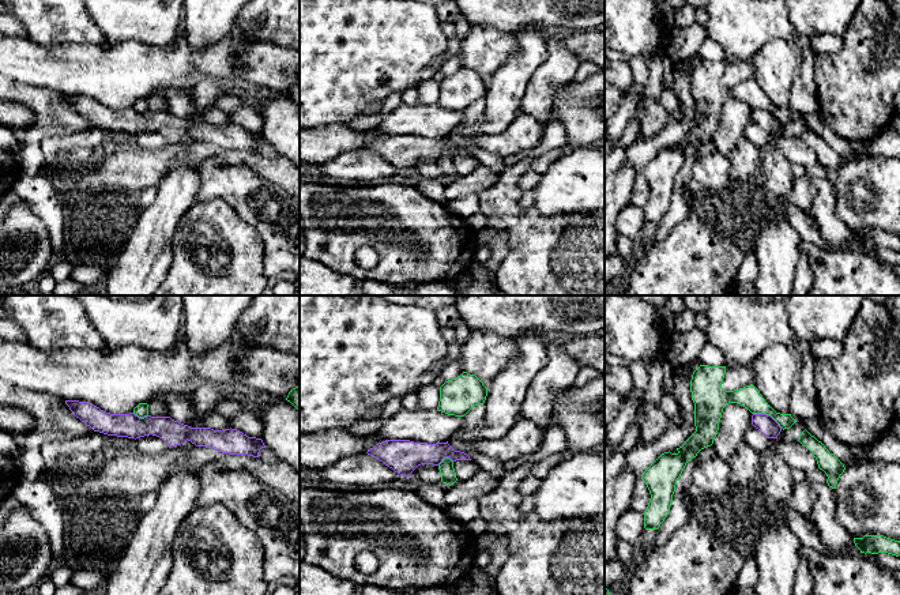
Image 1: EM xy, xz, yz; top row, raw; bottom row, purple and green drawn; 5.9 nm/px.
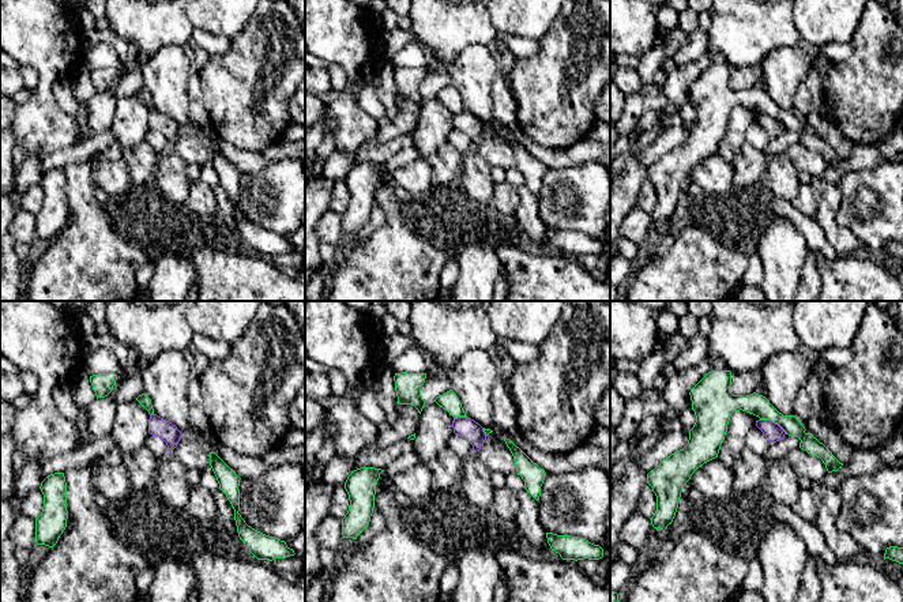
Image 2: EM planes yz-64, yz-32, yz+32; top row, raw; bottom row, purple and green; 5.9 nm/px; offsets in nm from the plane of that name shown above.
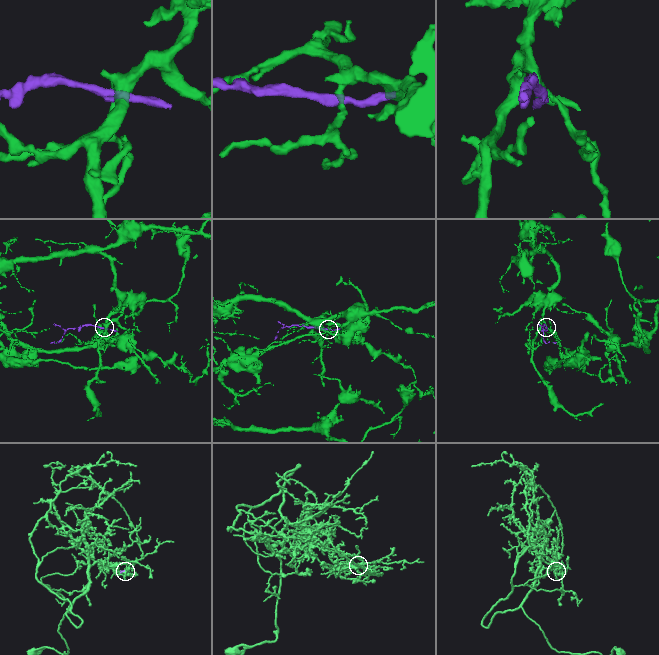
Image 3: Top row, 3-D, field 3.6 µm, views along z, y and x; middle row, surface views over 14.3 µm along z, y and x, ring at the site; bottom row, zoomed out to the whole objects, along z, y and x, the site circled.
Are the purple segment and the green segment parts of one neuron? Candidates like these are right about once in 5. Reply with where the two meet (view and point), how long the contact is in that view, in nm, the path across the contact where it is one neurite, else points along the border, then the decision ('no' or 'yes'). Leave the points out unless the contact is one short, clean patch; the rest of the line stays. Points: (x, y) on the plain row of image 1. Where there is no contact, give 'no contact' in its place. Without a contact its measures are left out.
meets purple in yz at (768, 110); contact 200 nm long; border along yz (753, 108), (768, 109), (782, 123); no

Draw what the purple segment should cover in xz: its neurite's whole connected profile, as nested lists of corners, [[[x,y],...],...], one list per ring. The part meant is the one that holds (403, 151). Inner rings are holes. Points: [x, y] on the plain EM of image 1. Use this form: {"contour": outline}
{"contour": [[[385,135],[368,144],[366,148],[403,172],[408,172],[421,159],[438,161],[445,152],[452,157],[471,155],[467,148],[455,146],[448,136],[428,139],[410,135]]]}

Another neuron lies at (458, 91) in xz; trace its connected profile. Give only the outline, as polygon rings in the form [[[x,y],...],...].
[[[463,67],[440,82],[437,105],[448,110],[464,112],[474,101],[483,99],[487,83],[475,71]]]

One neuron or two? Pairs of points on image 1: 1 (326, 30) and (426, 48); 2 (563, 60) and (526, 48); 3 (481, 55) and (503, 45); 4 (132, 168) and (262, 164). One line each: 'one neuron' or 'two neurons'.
1: one neuron
2: two neurons
3: one neuron
4: one neuron

